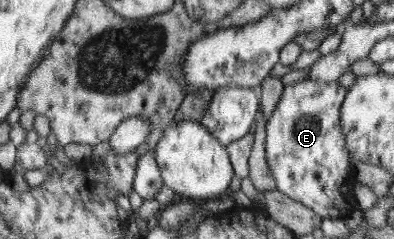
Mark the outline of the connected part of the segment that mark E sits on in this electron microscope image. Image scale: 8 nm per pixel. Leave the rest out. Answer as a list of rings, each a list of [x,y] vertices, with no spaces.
[[[304,79],[303,82],[285,86],[280,101],[265,124],[265,158],[276,189],[312,209],[323,219],[348,217],[358,207],[352,195],[357,181],[350,165],[351,155],[346,147],[346,137],[340,125],[340,108],[347,95],[348,88],[344,88],[338,81]]]

